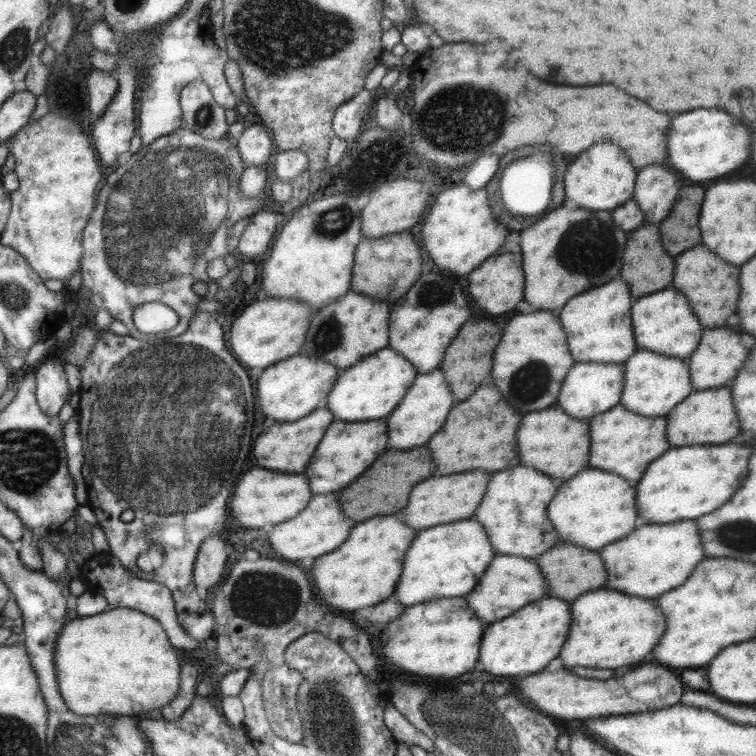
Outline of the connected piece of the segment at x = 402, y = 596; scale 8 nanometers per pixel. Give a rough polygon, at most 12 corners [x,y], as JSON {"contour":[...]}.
{"contour":[[475,518],[416,534],[396,598],[466,597],[496,556]]}

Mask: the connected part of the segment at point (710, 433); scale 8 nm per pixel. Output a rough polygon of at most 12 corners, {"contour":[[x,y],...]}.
{"contour":[[729,386],[690,394],[667,415],[672,446],[740,434]]}

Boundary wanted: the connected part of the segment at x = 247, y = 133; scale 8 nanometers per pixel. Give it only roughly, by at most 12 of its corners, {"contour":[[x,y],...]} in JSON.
{"contour":[[262,123],[236,140],[244,166],[270,163],[274,142]]}

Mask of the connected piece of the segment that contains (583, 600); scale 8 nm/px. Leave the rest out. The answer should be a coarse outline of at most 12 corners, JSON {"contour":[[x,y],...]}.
{"contour":[[614,590],[572,602],[564,666],[642,662],[666,618]]}

